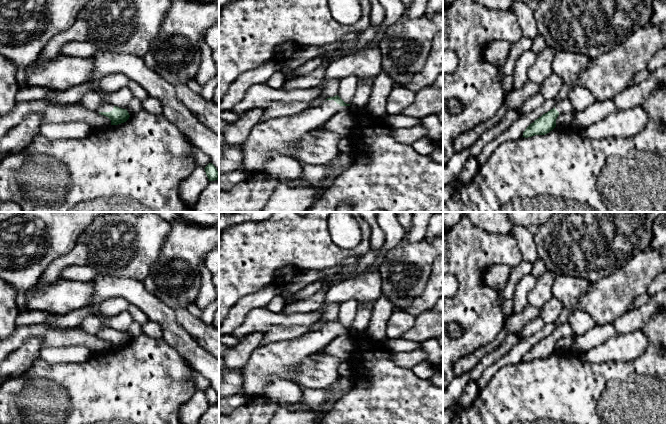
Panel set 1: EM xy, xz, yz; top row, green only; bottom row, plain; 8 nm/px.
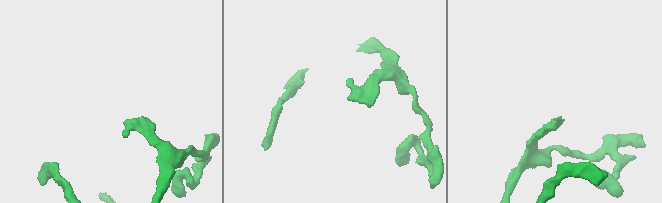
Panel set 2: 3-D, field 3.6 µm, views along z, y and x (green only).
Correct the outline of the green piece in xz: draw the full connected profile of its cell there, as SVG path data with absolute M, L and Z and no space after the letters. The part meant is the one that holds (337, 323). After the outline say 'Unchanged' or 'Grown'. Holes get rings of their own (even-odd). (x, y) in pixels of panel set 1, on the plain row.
M338 319L327 322L319 331L308 332L293 340L273 342L255 349L246 365L239 371L243 377L241 394L263 396L266 385L274 376L295 383L297 365L314 352L323 349L335 337L349 334Z. Grown

